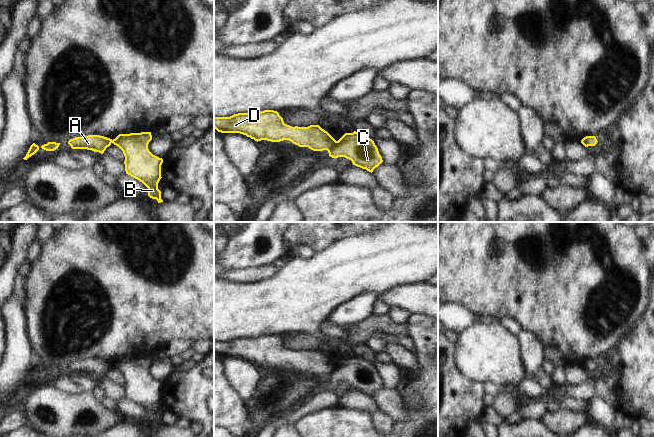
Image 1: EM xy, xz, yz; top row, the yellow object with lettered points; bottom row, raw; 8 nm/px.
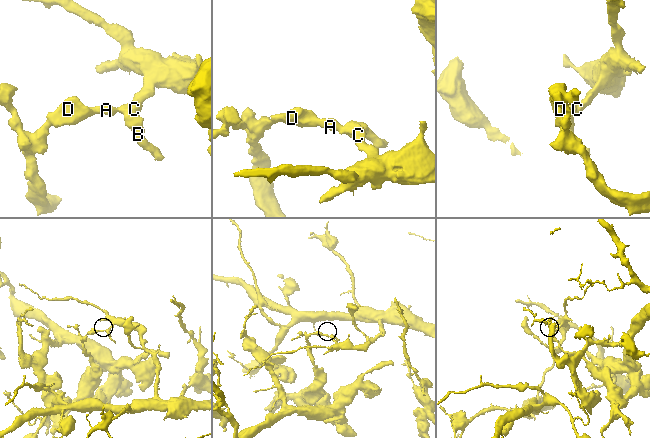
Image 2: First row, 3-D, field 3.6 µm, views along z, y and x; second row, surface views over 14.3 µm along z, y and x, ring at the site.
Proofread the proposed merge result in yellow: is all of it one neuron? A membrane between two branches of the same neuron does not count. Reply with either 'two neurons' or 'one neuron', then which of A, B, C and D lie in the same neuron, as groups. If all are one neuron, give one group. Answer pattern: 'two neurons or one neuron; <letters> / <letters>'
two neurons; A D / B C

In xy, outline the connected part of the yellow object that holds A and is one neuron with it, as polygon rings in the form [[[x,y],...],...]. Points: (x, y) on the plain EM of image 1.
[[[88,359],[84,361],[75,361],[68,365],[72,373],[87,373],[101,378],[112,367],[112,363],[100,359]]]

